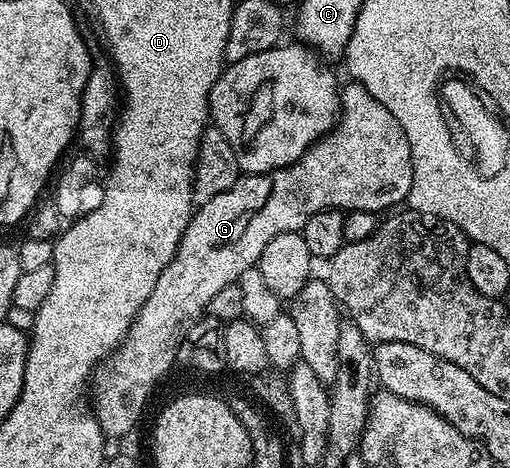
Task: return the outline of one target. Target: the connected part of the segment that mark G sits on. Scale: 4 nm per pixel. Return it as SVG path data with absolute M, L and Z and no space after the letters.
M355 82L343 85L340 94L340 115L336 126L312 144L302 158L290 166L279 168L277 172L244 174L224 193L214 194L214 198L203 201L193 211L190 222L180 239L174 258L158 274L150 298L134 318L128 336L120 347L100 361L90 377L90 392L96 395L94 415L105 437L124 436L140 420L156 383L177 363L176 355L182 338L205 315L210 306L210 298L222 290L222 286L235 284L246 270L257 267L262 250L278 234L300 232L310 218L320 211L341 209L368 211L380 214L383 208L395 209L407 201L412 185L412 155L410 142L406 142L406 130L398 126L398 118L371 96L364 87Z

